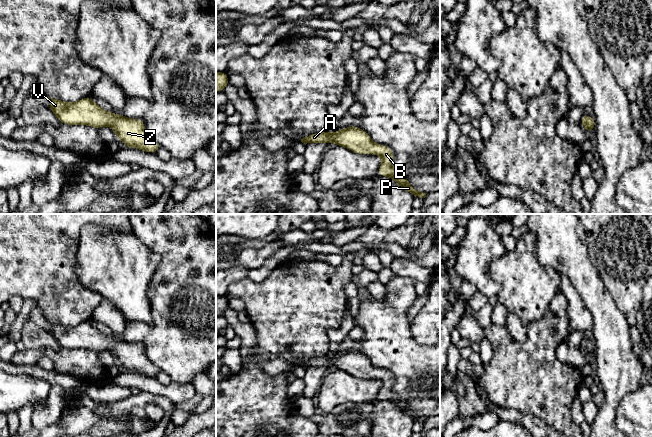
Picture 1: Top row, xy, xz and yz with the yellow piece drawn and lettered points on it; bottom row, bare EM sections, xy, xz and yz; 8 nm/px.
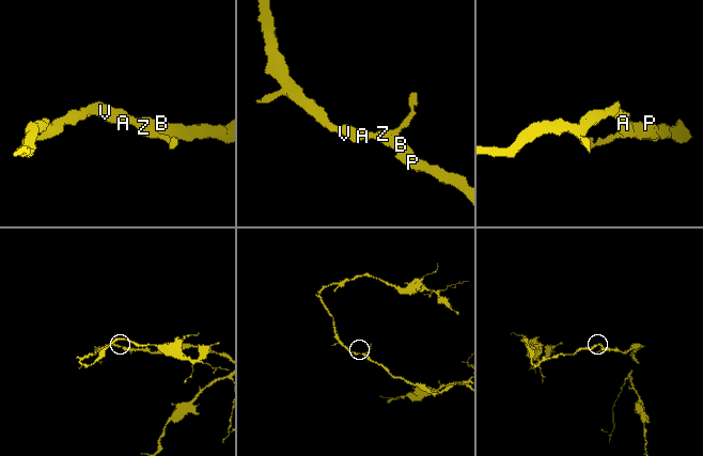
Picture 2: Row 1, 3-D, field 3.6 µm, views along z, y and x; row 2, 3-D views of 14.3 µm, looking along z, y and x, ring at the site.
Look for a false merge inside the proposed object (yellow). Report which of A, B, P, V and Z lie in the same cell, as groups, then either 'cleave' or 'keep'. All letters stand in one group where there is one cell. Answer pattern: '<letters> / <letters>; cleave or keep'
A B P V Z; keep

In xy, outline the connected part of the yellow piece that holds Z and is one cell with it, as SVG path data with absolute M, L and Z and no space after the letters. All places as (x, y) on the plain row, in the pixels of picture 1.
M48 321L50 332L59 345L68 349L87 349L95 352L111 350L124 370L138 372L140 374L156 377L160 372L145 355L145 349L141 343L129 343L123 339L113 338L99 331L90 321L83 322L75 327Z

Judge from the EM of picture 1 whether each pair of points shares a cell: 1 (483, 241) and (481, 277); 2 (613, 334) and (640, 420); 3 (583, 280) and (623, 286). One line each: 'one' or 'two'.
1: one
2: two
3: two

